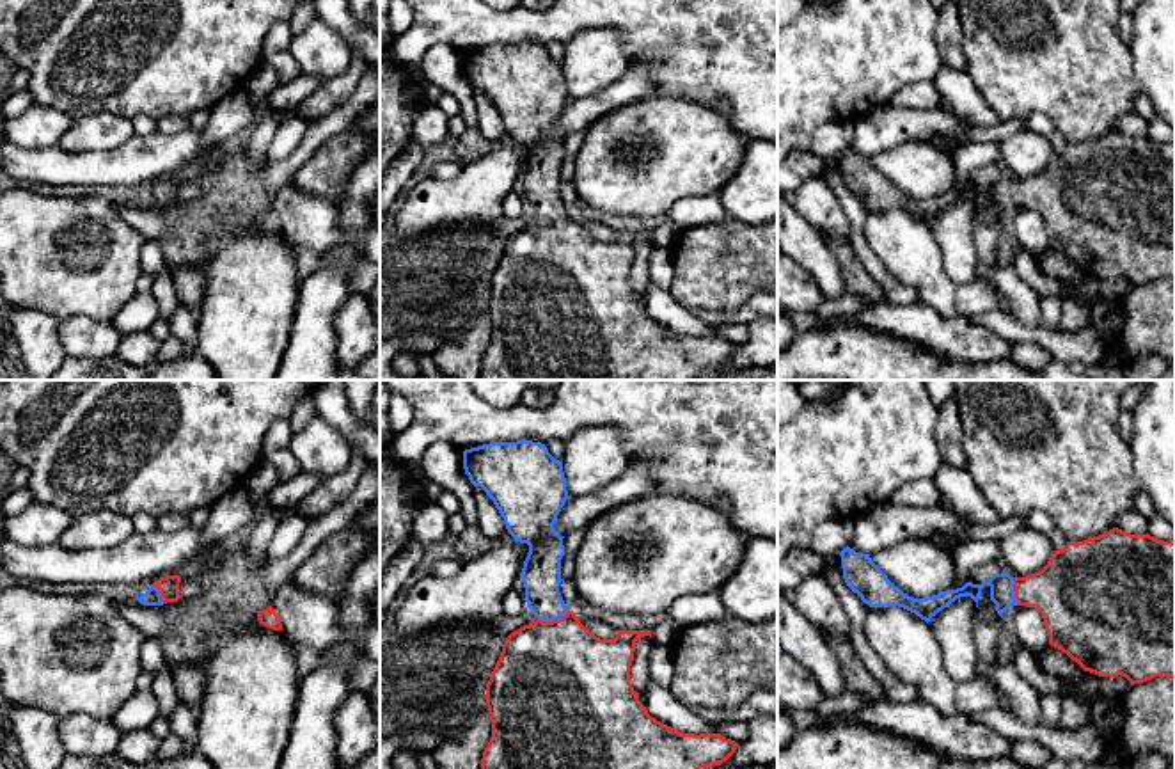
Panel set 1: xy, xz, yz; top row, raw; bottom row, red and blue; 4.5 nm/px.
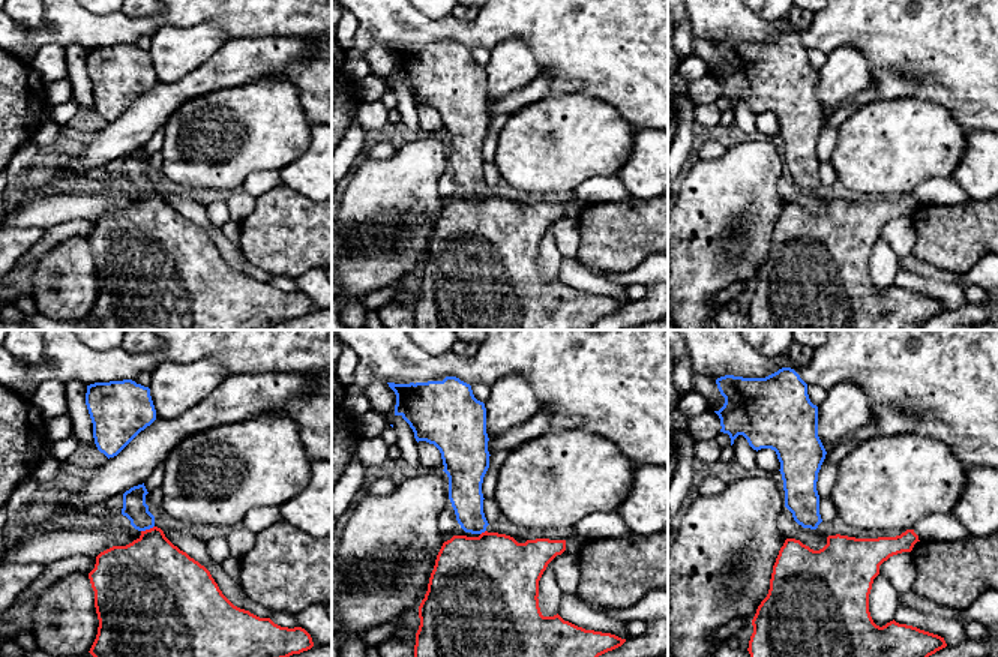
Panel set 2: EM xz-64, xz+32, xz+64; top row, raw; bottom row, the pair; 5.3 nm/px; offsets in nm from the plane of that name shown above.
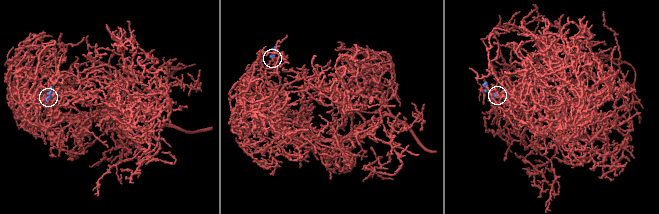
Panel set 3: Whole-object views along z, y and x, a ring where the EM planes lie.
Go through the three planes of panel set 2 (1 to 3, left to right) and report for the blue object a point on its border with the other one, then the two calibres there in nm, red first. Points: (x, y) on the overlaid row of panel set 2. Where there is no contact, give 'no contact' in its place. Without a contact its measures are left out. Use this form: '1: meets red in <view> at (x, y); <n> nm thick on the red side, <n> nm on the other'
1: meets red in xz-64 at (147, 530); 420 nm thick on the red side, 130 nm on the other
2: meets red in xz+32 at (482, 533); 480 nm thick on the red side, 180 nm on the other
3: no contact

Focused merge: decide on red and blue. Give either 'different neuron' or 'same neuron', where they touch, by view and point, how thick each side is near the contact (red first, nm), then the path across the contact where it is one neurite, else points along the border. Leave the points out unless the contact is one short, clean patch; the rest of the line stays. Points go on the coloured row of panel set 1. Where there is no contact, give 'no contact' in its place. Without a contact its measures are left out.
same neuron; contact xz (552, 620); calibres 500 and 180 nm; way xz (556, 675), (552, 620), (542, 595), (542, 569)

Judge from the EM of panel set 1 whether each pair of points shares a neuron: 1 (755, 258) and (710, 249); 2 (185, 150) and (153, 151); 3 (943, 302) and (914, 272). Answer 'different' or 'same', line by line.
1: same
2: same
3: same

